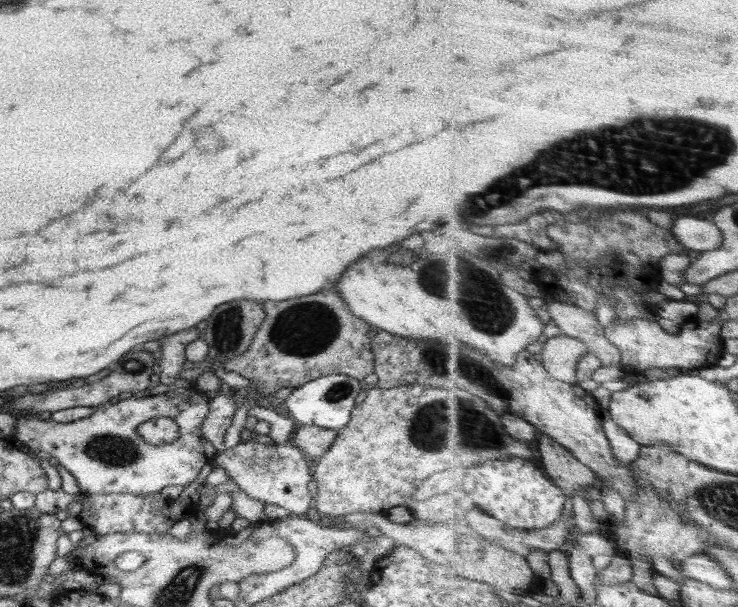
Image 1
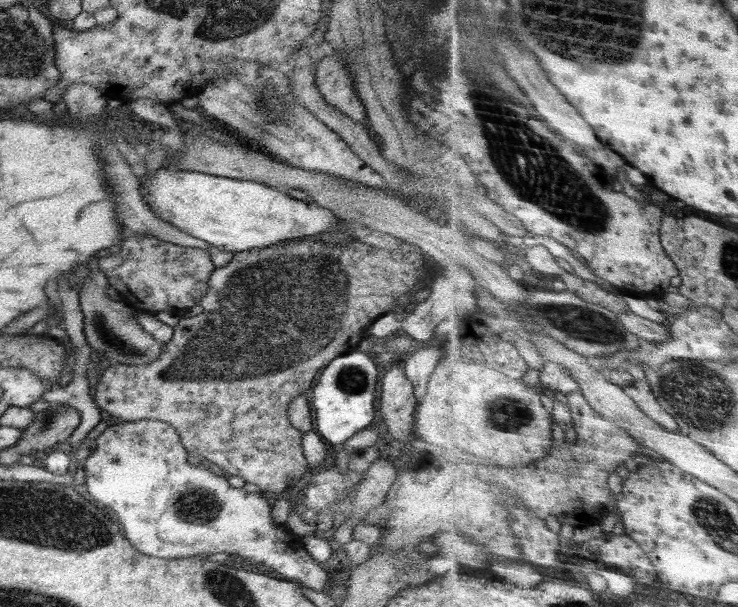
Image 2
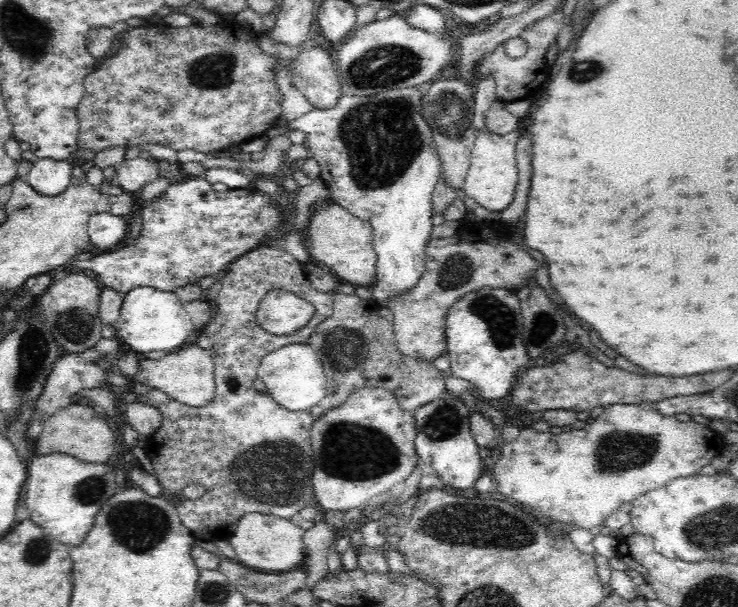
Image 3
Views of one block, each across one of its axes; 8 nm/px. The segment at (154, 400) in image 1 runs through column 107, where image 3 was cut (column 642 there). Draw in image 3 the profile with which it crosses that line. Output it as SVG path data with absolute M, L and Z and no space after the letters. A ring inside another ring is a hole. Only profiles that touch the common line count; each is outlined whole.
M647 403L645 406L611 404L594 422L582 429L551 434L524 426L516 440L498 443L498 458L491 472L497 482L495 492L502 492L501 496L532 506L550 516L550 520L560 520L589 531L593 526L604 523L608 515L620 509L624 502L632 502L645 492L660 488L680 476L698 474L702 466L711 464L722 449L722 436L709 426L693 420L680 422L675 416L662 416Z

